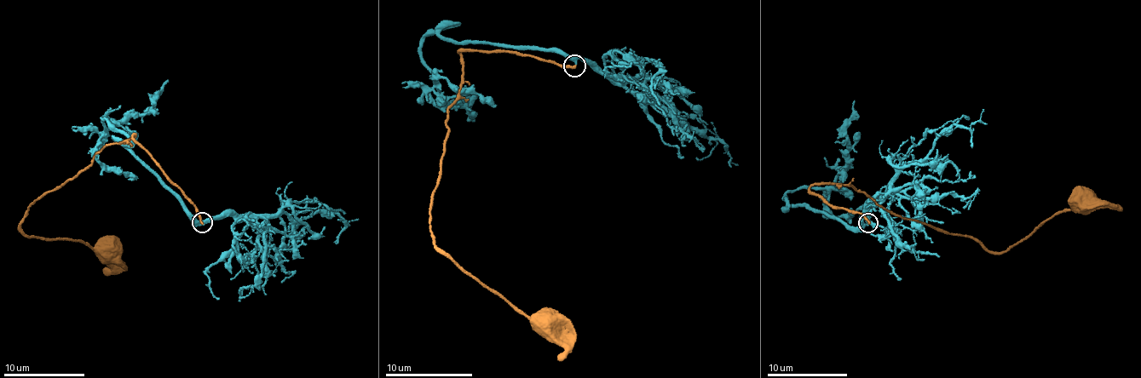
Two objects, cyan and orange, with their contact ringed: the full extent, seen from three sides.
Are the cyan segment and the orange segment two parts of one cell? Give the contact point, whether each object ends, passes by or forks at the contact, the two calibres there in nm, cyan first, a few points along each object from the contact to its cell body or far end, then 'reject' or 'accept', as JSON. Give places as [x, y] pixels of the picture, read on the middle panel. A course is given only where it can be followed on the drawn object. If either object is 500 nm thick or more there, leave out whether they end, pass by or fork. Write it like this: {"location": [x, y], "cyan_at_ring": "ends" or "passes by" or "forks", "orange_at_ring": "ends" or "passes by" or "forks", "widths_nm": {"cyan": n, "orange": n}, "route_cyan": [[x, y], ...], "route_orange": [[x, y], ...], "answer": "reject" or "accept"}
{"location": [574, 65], "cyan_at_ring": "passes by", "orange_at_ring": "ends", "widths_nm": {"cyan": 240, "orange": 240}, "route_cyan": [[574, 63], [437, 29], [425, 37], [423, 65], [447, 102], [469, 103], [473, 120]], "route_orange": [[573, 65], [503, 50], [458, 52], [461, 88], [448, 109], [442, 174], [431, 208], [435, 245], [545, 328]], "answer": "accept"}

